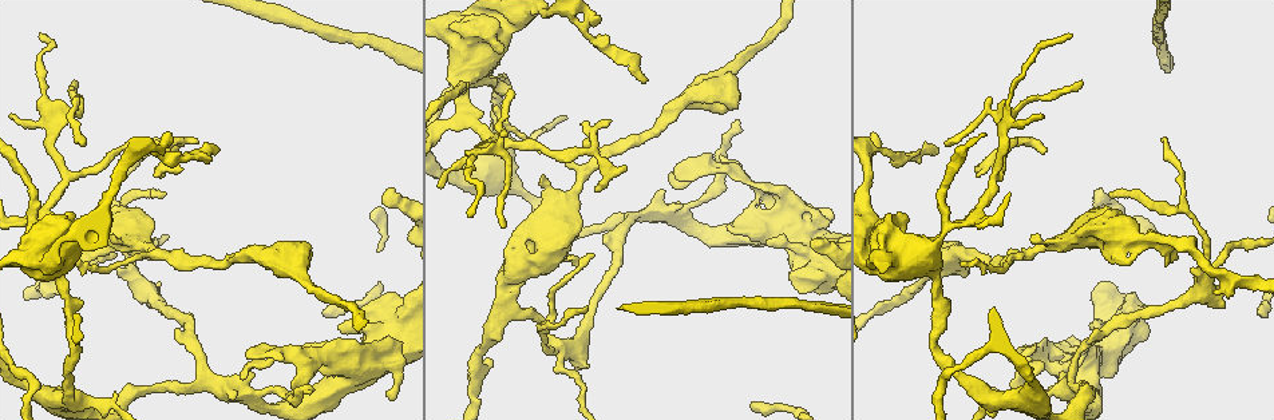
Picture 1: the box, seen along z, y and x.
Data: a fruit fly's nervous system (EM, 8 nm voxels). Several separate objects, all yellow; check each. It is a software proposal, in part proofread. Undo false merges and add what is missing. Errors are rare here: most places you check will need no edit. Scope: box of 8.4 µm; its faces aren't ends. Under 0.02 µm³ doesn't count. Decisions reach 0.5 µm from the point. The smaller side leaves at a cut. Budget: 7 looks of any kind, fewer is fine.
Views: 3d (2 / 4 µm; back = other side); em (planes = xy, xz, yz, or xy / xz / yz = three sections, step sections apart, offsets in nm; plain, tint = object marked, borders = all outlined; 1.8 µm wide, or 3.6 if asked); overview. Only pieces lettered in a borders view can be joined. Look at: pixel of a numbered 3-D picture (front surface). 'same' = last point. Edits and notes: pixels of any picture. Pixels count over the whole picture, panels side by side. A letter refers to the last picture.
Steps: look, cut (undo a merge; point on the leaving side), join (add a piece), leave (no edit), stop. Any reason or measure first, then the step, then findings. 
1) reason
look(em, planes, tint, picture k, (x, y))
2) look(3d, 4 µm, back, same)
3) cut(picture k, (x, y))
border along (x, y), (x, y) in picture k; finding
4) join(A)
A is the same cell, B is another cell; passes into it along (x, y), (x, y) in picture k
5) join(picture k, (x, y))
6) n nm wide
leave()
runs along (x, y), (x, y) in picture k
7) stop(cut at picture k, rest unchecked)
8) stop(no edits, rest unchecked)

thick end
look(3d, 4 µm, picture 1, (714, 111))

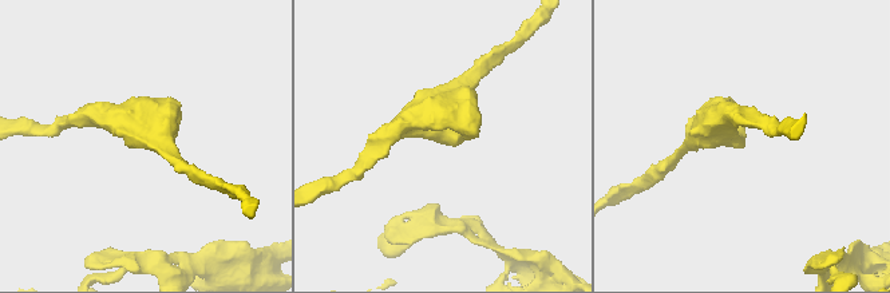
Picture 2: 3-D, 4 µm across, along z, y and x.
look(em, planes, borders, picture 2, (447, 143))

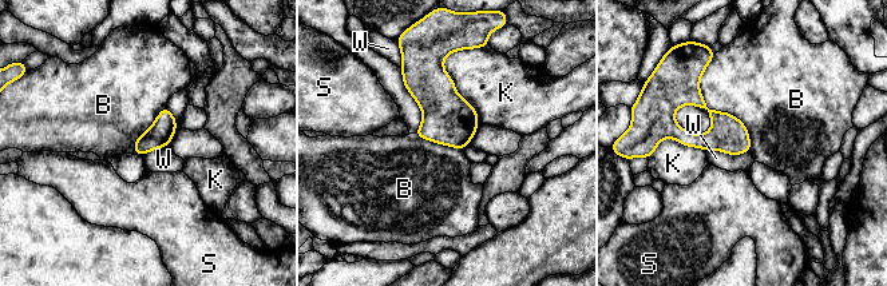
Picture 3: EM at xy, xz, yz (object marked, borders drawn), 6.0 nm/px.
leave()
B, K, S and W are other cells; no lettered piece goes on from it

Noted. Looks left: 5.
branch stops here
look(3d, 2 µm, picture 1, (386, 189))

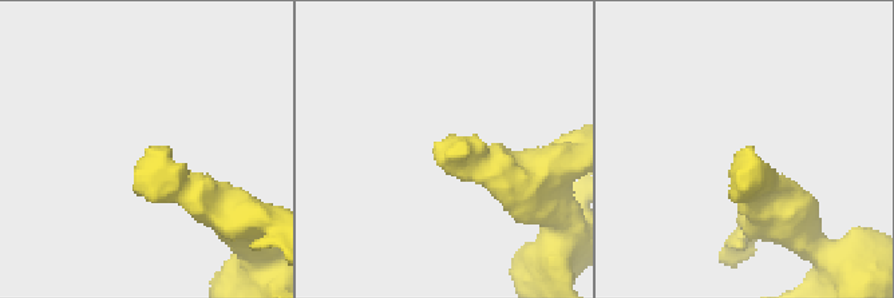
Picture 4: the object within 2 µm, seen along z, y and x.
now the EM
look(em, planes, tint, picture 4, (446, 158))

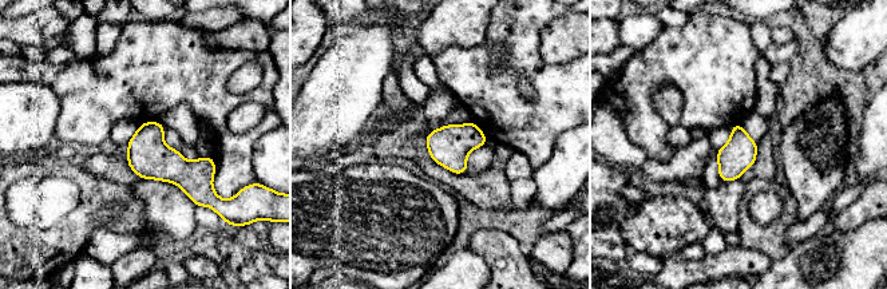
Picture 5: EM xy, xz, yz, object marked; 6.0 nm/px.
see the neighbours
look(em, planes, borders, same)

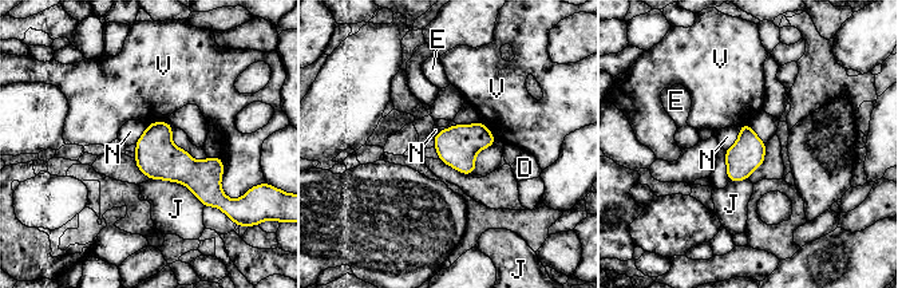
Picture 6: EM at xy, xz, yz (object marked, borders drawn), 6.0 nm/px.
leave()
D, E, J, N and V are other cells; border along (455, 123), (442, 129), (432, 139) in picture 6; no lettered piece goes on from it

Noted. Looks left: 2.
look(em, planes, tint, picture 1, (56, 294))

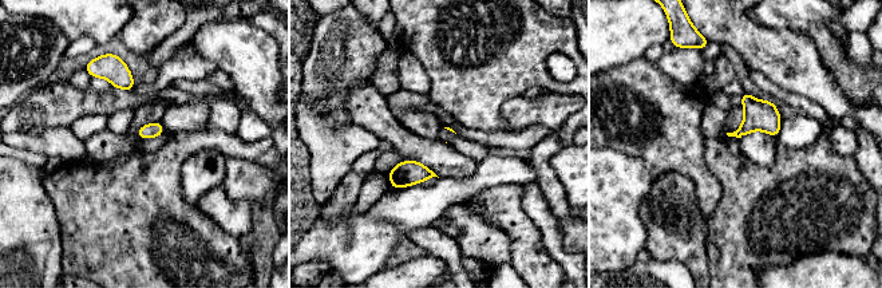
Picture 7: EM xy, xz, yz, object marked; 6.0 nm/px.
see the neighbours
look(em, planes, borders, same)

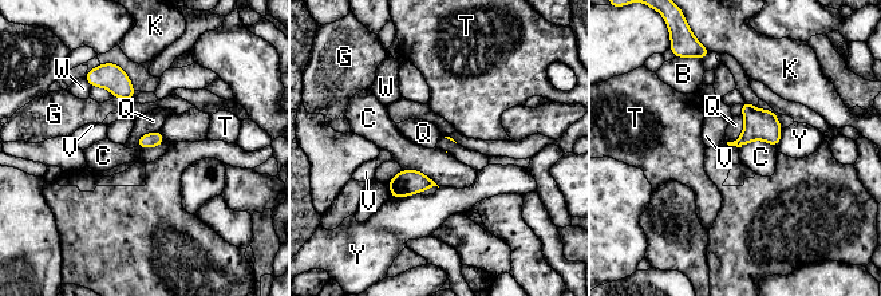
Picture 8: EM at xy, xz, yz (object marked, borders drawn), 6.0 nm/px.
leave()
B, C, G, K, Q, T, V, W and Y are other cells; border along (402, 169), (417, 169), (438, 186) in picture 8; none of them fits

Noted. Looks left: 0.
stop(no edits, rest unchecked)

